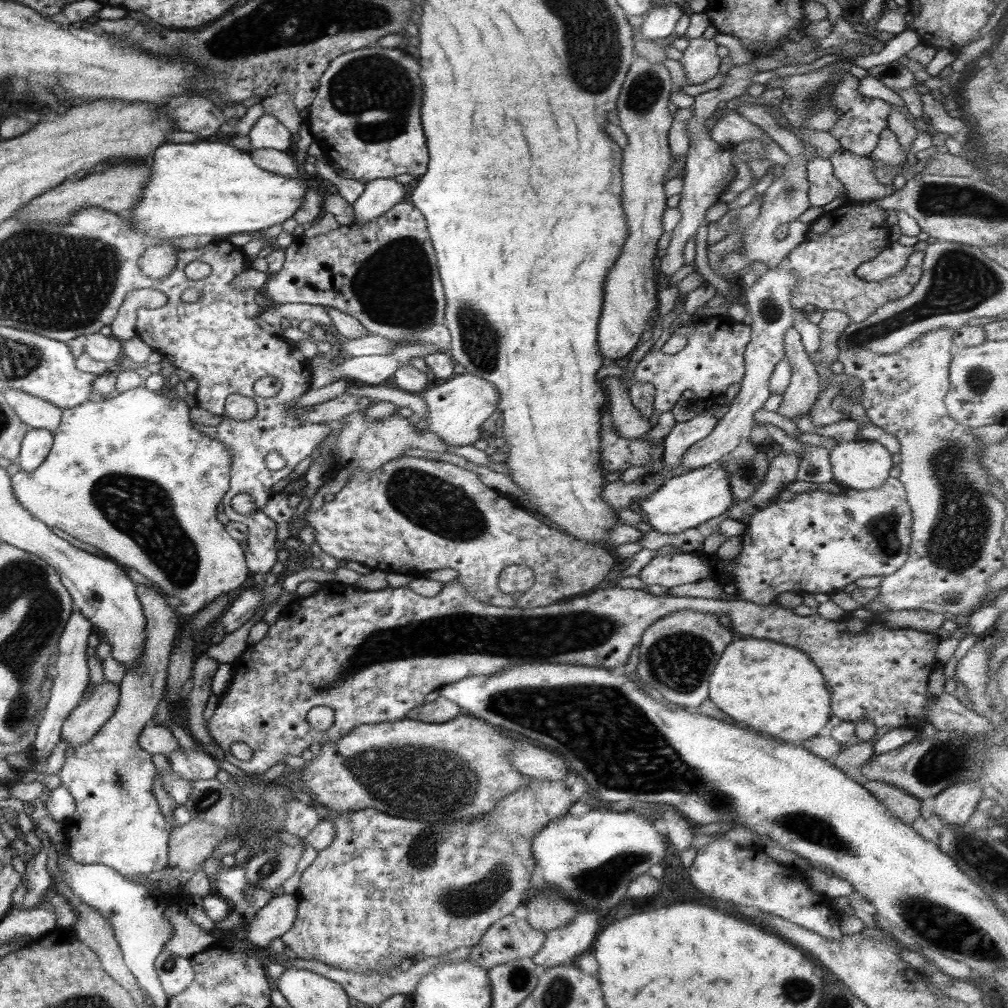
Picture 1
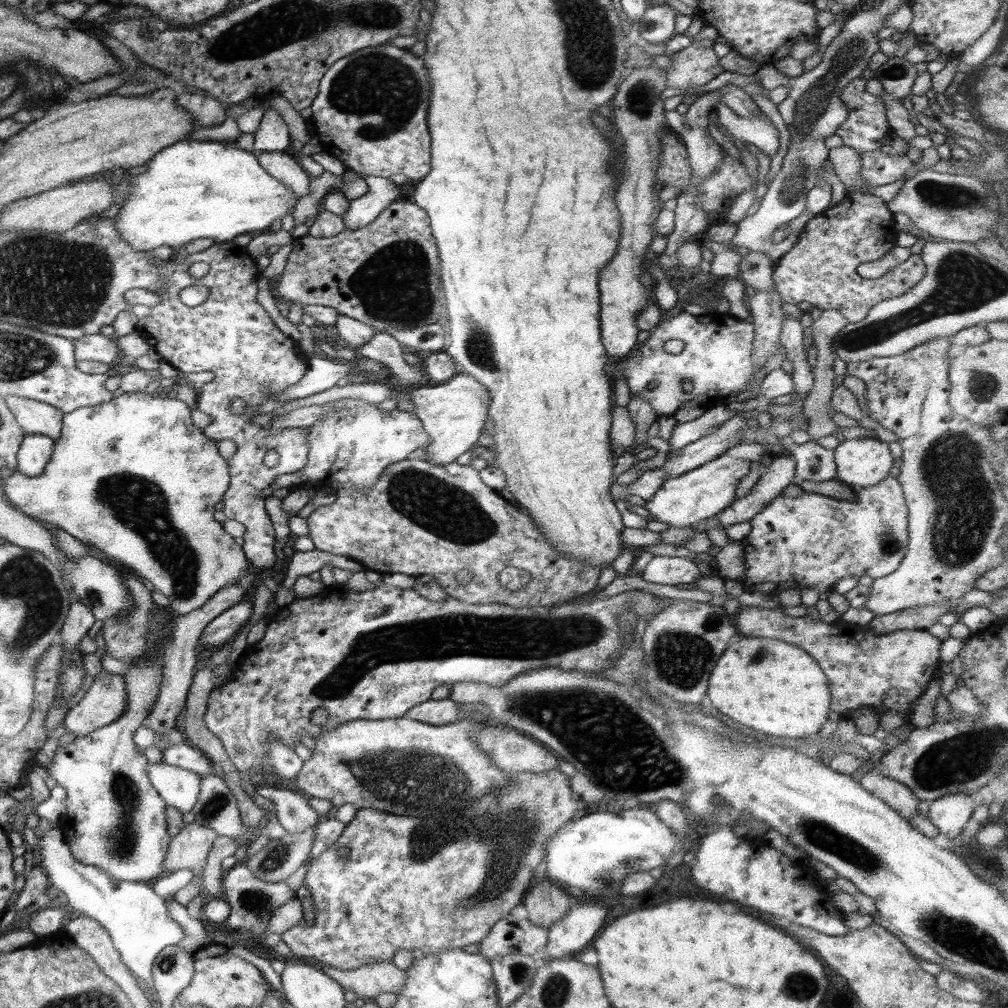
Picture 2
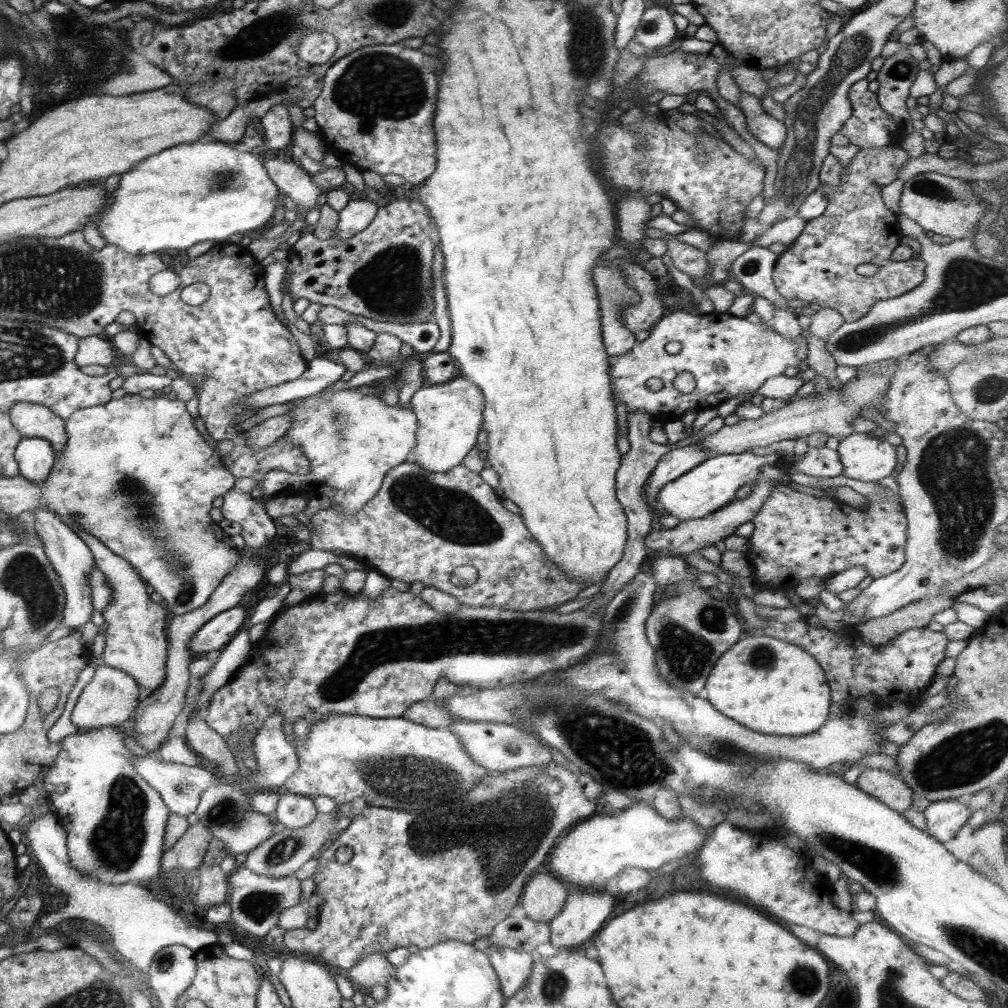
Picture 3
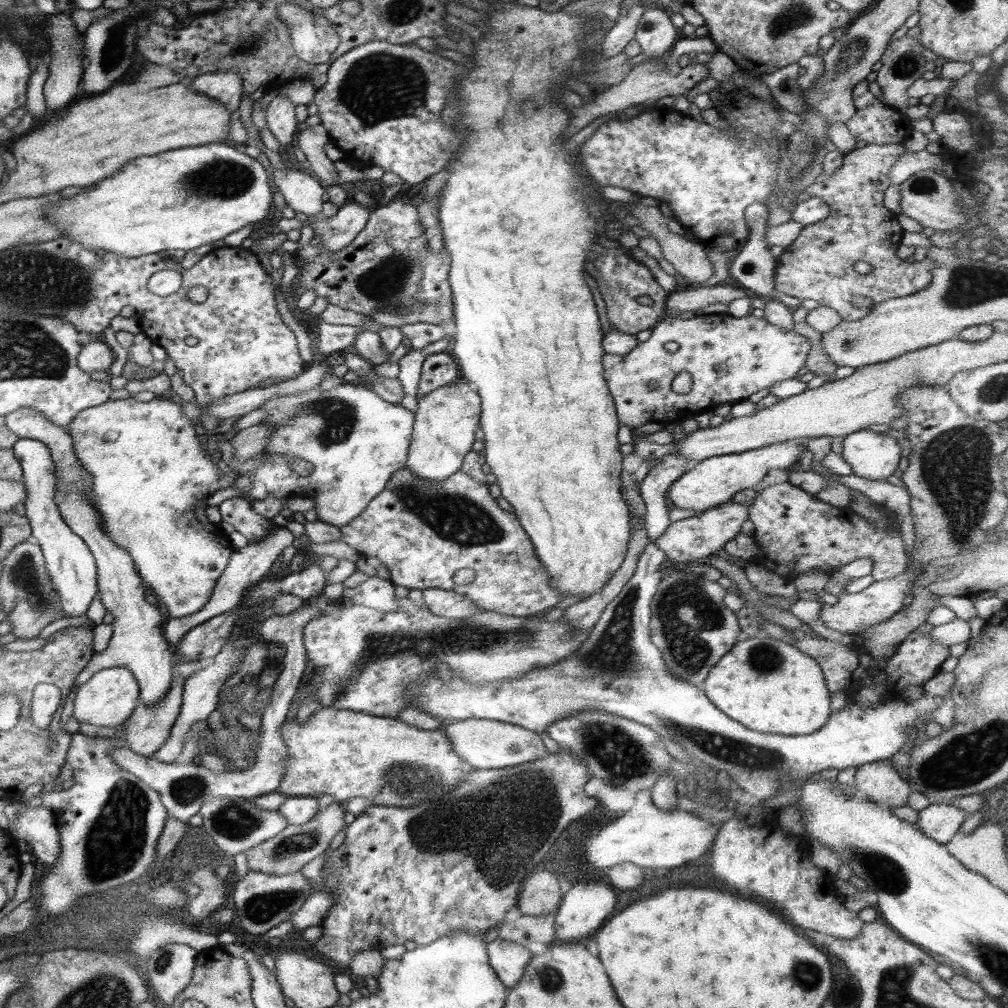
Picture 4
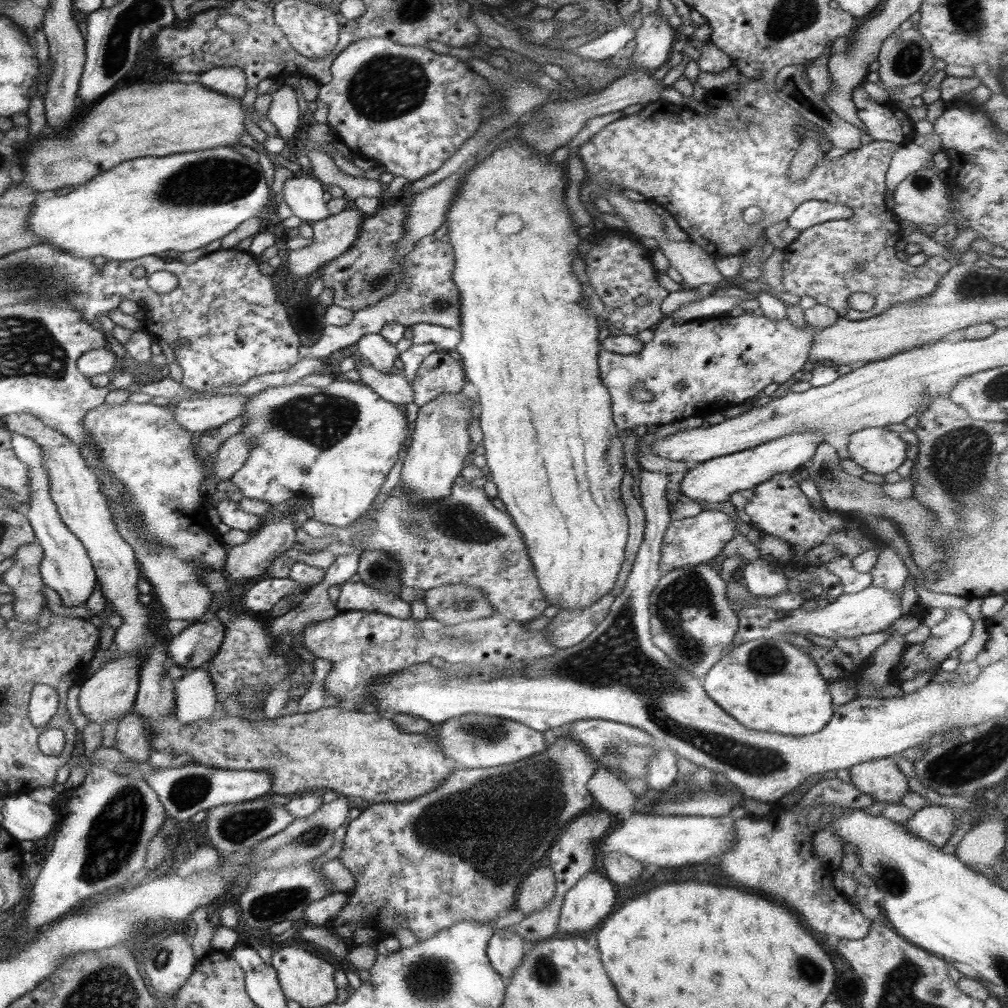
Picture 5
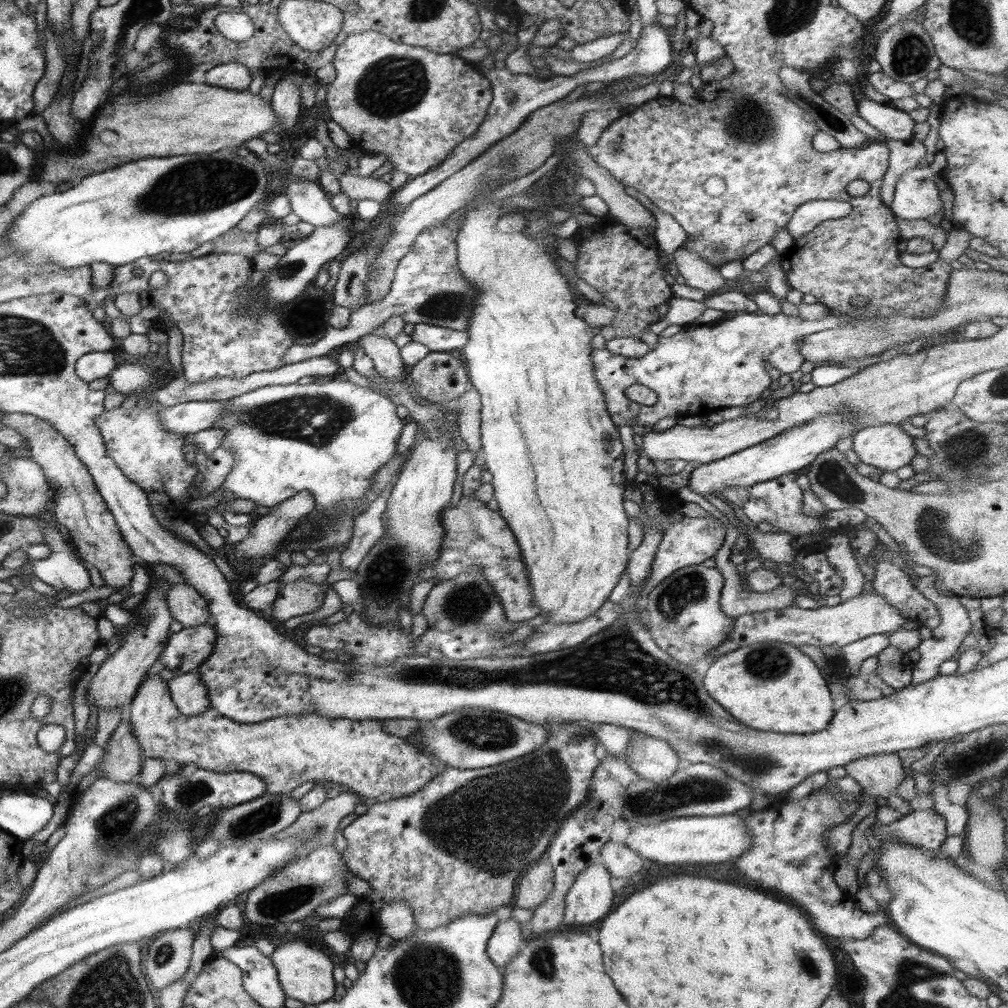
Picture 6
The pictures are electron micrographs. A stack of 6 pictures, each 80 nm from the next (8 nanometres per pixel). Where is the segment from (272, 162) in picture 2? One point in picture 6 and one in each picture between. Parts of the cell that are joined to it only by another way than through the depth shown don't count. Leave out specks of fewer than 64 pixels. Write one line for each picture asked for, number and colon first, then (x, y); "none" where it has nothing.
3: (293, 181)
4: (303, 192)
5: (304, 194)
6: (307, 199)

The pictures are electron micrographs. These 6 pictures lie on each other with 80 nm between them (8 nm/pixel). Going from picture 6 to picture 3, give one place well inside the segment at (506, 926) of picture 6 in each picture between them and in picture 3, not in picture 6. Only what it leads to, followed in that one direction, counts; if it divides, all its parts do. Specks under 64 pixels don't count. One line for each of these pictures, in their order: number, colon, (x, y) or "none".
3: (513, 967)
4: (508, 959)
5: (505, 952)

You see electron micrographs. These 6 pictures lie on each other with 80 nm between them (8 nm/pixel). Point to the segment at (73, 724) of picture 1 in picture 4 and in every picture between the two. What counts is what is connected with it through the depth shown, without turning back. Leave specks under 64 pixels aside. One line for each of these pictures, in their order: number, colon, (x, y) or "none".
2: (105, 701)
3: (110, 698)
4: (109, 697)

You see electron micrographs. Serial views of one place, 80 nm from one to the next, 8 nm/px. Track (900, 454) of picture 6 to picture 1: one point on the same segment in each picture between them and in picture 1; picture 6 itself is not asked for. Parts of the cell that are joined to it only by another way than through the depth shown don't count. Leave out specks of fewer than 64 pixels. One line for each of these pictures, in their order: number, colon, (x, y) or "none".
1: (859, 464)
2: (863, 461)
3: (865, 457)
4: (873, 455)
5: (878, 450)

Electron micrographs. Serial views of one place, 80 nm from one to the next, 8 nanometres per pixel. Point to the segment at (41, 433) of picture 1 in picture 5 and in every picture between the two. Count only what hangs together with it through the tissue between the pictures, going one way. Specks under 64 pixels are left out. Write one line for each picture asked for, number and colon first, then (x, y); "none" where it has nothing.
2: (35, 450)
3: (35, 456)
4: (72, 567)
5: (66, 567)

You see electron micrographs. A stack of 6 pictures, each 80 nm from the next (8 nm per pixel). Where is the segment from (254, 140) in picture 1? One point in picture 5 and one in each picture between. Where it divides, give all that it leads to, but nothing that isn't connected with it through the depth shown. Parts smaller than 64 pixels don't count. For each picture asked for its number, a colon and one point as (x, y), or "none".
2: (272, 134)
3: (277, 130)
4: (280, 114)
5: (284, 113)

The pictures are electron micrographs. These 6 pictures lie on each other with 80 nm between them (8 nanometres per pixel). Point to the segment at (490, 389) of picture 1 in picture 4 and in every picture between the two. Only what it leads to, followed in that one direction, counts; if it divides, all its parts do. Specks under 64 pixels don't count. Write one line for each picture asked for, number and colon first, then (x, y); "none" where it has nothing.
2: (454, 414)
3: (450, 416)
4: (445, 423)

